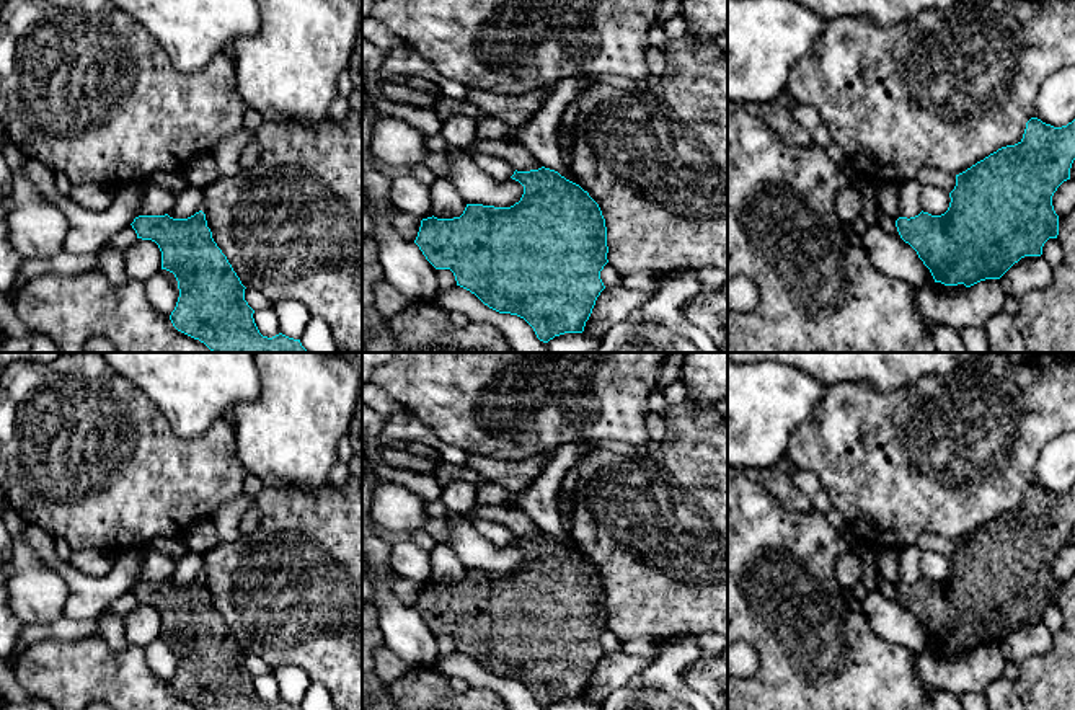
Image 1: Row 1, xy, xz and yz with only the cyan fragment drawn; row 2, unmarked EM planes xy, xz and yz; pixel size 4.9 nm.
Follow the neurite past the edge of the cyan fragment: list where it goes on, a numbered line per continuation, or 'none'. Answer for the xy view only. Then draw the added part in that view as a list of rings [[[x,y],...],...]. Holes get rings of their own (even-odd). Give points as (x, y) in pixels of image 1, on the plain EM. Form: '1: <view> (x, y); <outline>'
none

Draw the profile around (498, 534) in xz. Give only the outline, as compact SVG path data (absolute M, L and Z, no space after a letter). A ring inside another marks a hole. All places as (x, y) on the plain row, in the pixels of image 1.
M475 511L463 516L468 522L473 524L475 530L484 537L488 542L498 545L498 547L506 547L514 540L514 532L507 529L502 524L498 524L494 521L488 521L480 517Z

